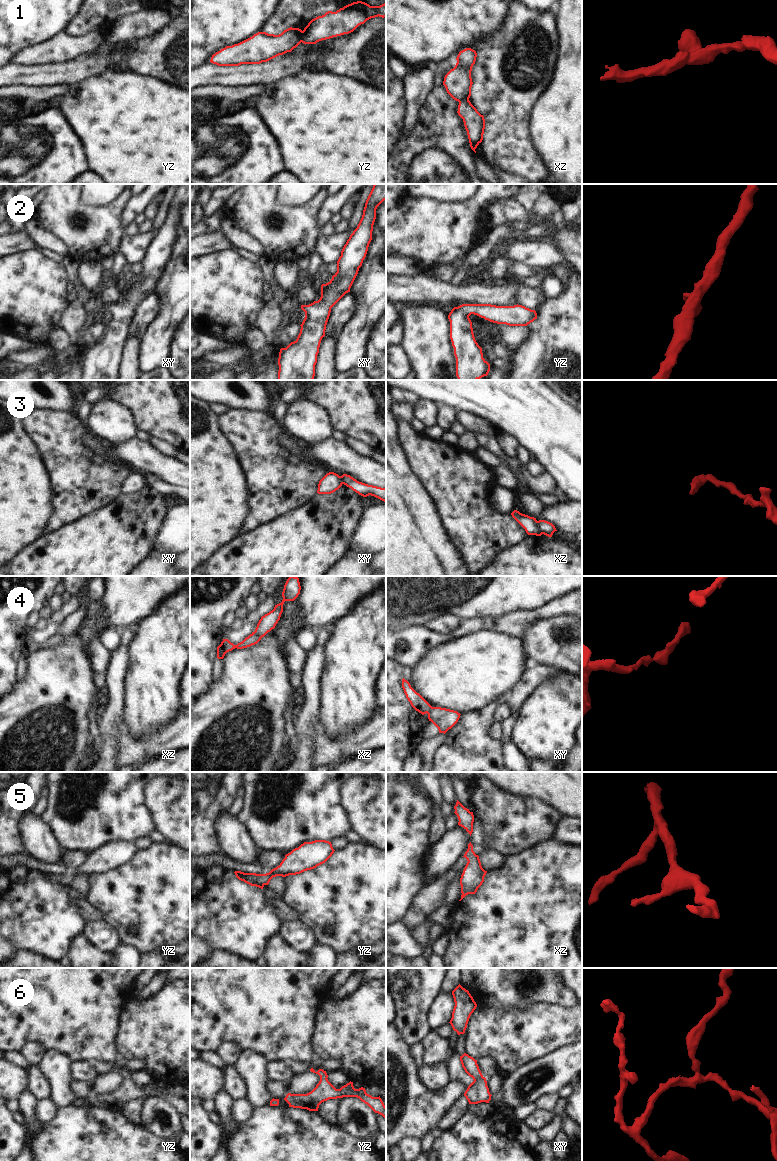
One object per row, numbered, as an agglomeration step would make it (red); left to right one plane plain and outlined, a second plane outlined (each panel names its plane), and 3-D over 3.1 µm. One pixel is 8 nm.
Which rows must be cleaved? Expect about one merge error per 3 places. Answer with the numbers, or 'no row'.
1, 3

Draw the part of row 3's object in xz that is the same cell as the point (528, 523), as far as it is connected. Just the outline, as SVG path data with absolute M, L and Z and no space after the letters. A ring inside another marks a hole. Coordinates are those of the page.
M514 510L511 515L525 529L528 535L542 535L542 533L537 528L536 518L522 514L517 510Z

